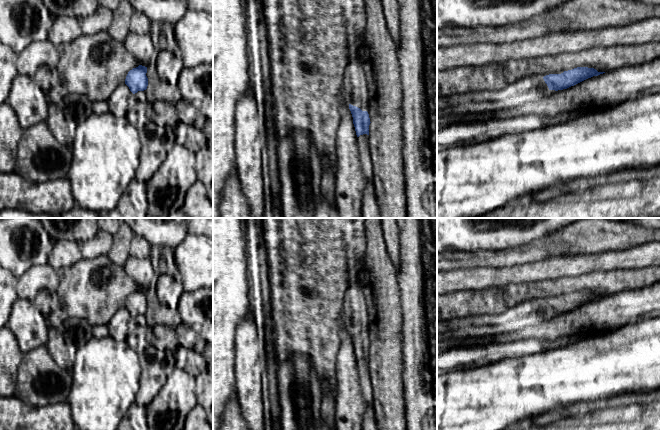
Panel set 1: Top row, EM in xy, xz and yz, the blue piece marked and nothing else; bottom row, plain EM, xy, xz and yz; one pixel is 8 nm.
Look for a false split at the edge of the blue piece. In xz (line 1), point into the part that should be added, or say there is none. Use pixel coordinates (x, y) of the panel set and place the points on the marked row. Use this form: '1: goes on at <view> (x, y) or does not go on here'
1: goes on at xz (355, 80)

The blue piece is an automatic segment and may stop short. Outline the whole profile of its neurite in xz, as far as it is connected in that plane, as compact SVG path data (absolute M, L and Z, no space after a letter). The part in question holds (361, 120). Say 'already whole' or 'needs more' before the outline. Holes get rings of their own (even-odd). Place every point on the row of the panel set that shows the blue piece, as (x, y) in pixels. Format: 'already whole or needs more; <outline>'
needs more; M363 46L344 71L344 87L347 88L349 109L353 117L356 135L369 135L370 118L366 111L369 104L369 86L364 70Z

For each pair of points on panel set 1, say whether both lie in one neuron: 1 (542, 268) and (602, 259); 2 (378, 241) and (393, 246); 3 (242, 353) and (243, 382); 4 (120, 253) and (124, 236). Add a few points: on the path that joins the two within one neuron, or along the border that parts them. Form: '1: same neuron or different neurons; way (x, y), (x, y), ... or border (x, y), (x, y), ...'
1: same neuron; way (557, 267), (587, 263)
2: different neurons; border (382, 230), (386, 252), (392, 263)
3: same neuron; way (243, 360), (243, 375)
4: same neuron; way (120, 249), (121, 240)

